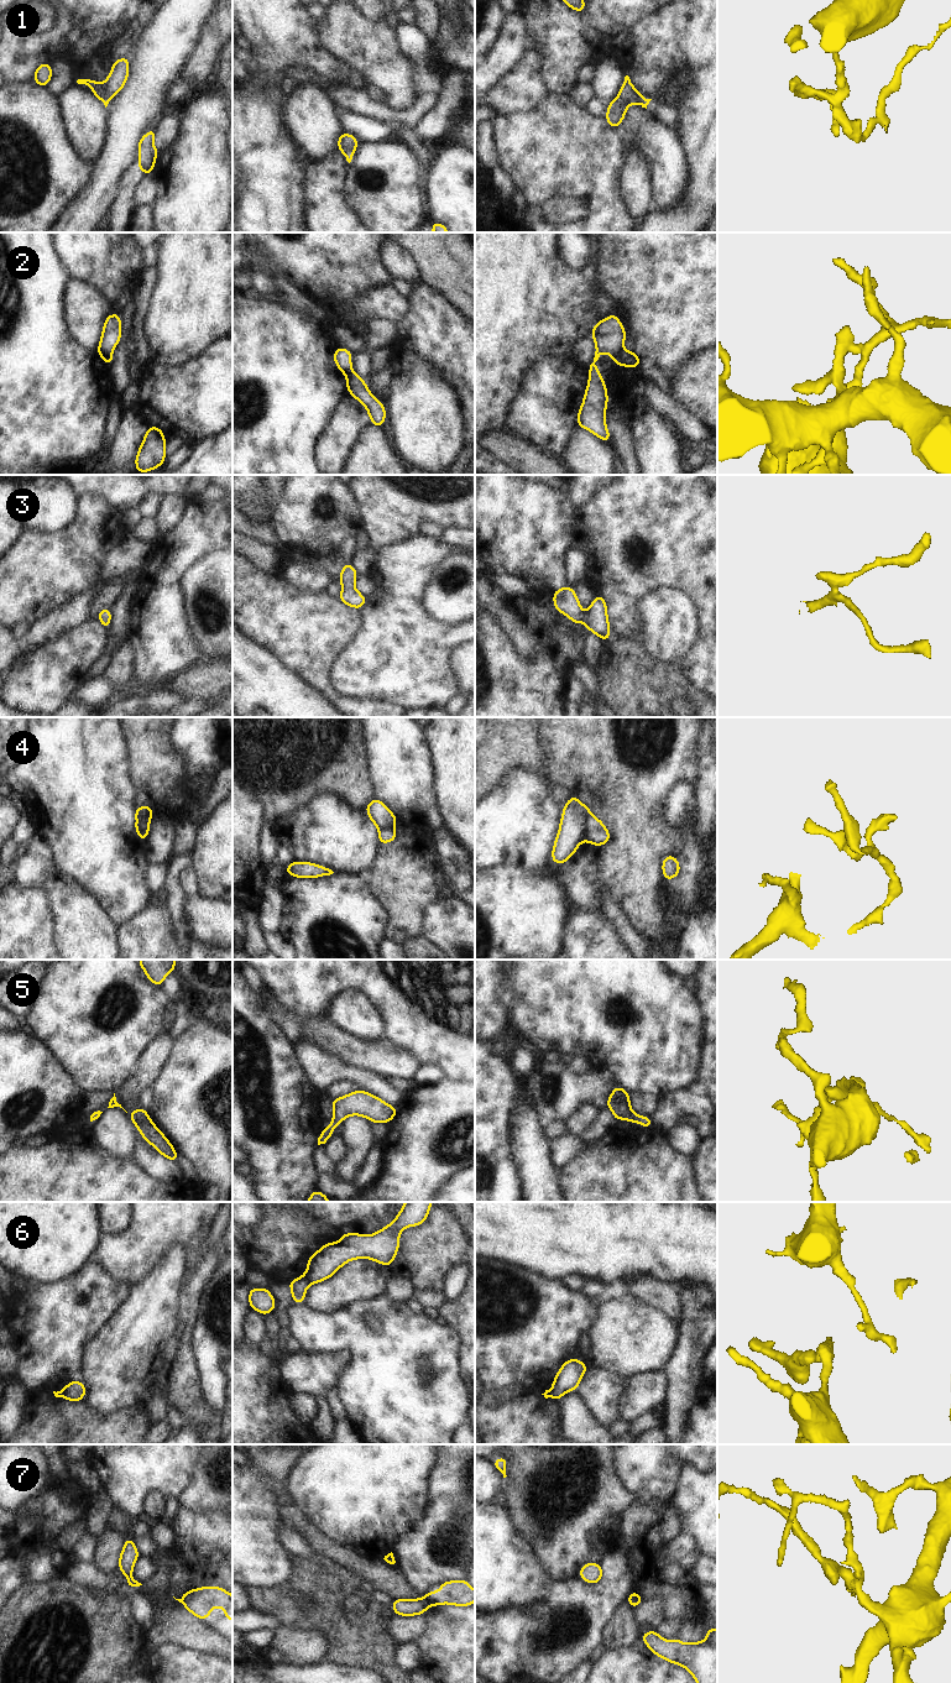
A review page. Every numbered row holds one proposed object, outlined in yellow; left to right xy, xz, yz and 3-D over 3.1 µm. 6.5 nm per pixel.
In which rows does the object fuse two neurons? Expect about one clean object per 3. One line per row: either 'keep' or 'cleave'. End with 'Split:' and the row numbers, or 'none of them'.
1: cleave
2: cleave
3: keep
4: cleave
5: keep
6: cleave
7: cleave
Split: 1, 2, 4, 6, 7

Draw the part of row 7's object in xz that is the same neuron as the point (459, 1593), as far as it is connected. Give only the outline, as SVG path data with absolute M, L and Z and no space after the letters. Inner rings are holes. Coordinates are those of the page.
M466 1579L449 1580L440 1584L439 1591L428 1591L424 1599L430 1606L441 1604L469 1606L475 1601L475 1590Z

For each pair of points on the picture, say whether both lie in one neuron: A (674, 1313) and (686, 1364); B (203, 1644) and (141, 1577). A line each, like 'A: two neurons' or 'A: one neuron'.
A: two neurons
B: two neurons

